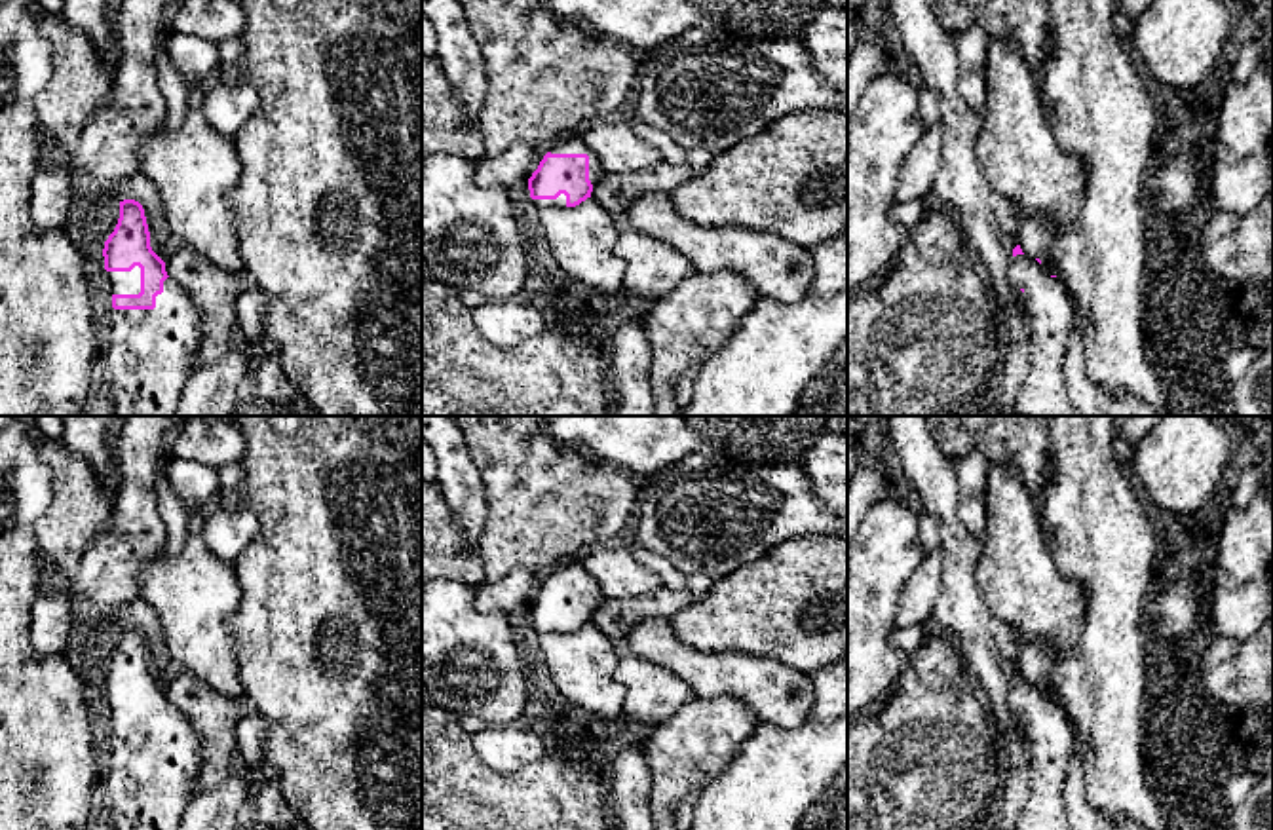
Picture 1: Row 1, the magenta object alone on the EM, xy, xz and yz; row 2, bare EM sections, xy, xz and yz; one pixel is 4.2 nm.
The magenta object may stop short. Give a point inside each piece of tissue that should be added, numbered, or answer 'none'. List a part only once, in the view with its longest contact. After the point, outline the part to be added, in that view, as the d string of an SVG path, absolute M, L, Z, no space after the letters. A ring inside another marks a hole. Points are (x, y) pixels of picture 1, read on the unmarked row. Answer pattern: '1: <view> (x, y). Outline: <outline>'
1: xy (122, 707). Outline: M141 693L131 697L108 697L112 720L139 720L141 718Z

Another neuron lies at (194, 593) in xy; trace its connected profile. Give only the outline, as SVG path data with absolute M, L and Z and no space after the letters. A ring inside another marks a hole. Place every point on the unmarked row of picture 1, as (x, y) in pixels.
M205 507L194 509L186 541L175 555L162 551L144 562L141 596L156 610L167 651L180 670L238 697L245 691L228 621L241 589L234 562L217 558L203 539L205 515Z

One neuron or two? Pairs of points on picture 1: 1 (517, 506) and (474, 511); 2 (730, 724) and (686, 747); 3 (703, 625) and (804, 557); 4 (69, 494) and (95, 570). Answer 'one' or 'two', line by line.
1: two
2: one
3: one
4: two

